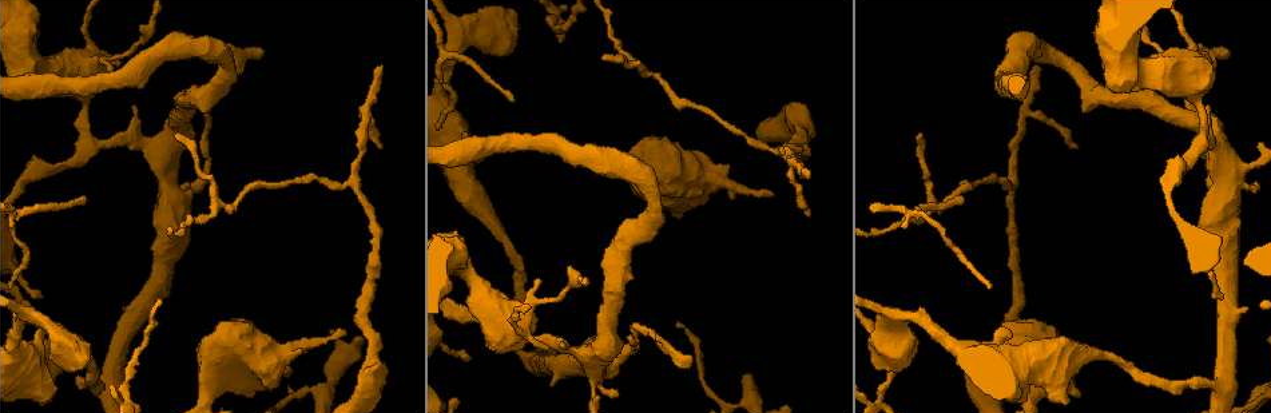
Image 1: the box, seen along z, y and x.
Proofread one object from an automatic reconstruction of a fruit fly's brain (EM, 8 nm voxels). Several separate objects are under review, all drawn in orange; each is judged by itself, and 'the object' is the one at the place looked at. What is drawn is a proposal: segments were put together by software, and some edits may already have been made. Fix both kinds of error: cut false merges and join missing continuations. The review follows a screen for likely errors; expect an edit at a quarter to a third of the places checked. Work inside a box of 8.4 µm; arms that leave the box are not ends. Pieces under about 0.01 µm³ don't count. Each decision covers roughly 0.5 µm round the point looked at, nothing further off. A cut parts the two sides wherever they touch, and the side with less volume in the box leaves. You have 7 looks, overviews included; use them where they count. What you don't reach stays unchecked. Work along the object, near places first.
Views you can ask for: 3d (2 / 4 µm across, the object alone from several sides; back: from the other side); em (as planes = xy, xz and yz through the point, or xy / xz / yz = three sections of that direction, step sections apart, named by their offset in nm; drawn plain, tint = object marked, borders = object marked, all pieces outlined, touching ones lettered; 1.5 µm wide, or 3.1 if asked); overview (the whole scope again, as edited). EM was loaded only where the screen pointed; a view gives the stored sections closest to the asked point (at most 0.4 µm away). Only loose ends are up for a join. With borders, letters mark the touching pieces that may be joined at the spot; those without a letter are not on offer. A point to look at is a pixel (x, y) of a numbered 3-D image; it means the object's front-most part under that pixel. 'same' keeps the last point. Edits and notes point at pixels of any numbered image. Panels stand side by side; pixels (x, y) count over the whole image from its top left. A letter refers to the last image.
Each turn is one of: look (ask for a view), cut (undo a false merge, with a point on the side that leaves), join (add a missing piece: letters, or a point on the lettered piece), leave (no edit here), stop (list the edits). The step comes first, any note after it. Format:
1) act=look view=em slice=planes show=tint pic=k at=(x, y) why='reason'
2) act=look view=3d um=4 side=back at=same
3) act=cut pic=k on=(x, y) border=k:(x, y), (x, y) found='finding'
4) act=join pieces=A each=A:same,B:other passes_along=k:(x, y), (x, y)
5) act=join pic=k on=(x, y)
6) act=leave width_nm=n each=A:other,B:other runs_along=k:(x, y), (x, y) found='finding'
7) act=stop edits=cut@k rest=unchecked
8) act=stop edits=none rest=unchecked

act=look view=3d um=2 pic=1 at=(382, 146)

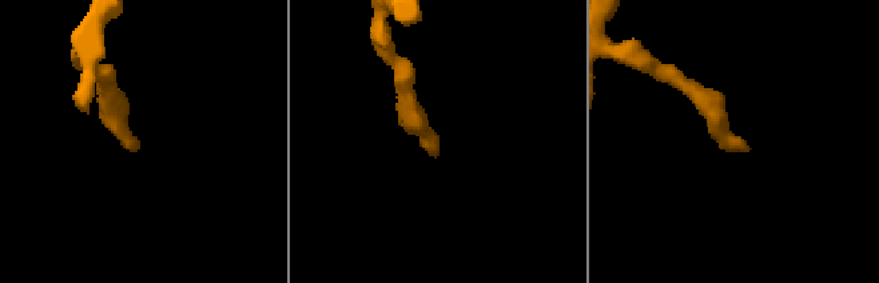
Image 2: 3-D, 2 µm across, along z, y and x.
act=look view=em slice=yz step=8 show=tint pic=2 at=(434, 155) why='now the EM'

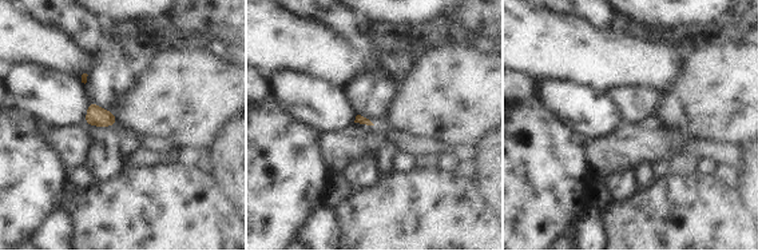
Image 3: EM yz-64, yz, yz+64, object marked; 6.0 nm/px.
act=look view=em slice=xy step=4 show=borders at=same why='another direction'

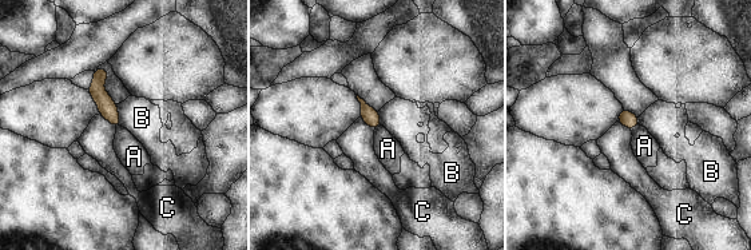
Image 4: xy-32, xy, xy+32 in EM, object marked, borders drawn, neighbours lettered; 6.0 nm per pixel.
act=leave each=A:other,B:other,C:other runs_along=4:(99, 71), (99, 95), (116, 123) found='none of them fits'

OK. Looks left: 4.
act=look view=3d um=4 side=back pic=1 at=(185, 193) why='small branch off a trunk'

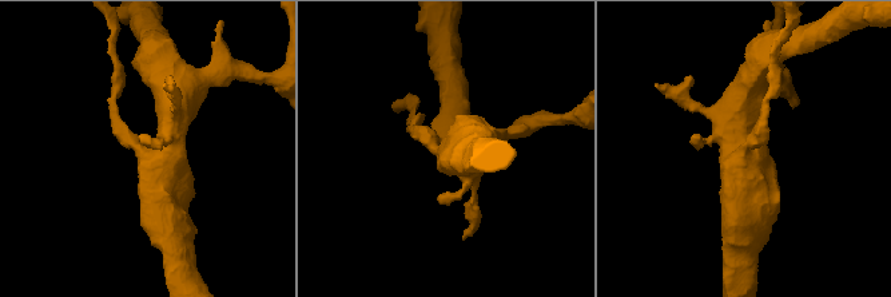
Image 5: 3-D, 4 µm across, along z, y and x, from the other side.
act=look view=em slice=xz step=4 show=tint pic=5 at=(146, 154)

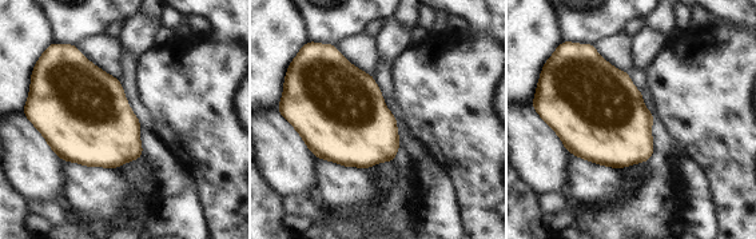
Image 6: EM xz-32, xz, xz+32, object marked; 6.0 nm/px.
act=look view=em slice=planes show=borders at=same why='another direction'

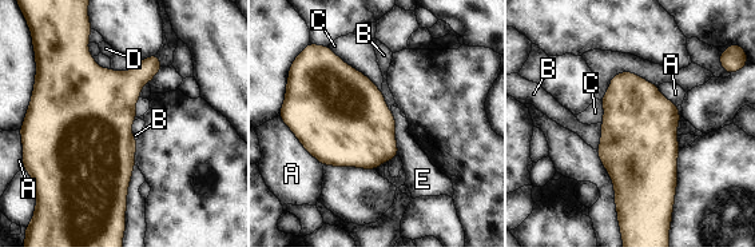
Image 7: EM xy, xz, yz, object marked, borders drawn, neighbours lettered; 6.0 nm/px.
act=leave width_nm=380 each=A:other,B:other,C:other,D:other,E:other border=7:(290, 128), (298, 142), (324, 164) found='all the same neuron'

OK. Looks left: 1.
act=stop edits=none rest=unchecked

